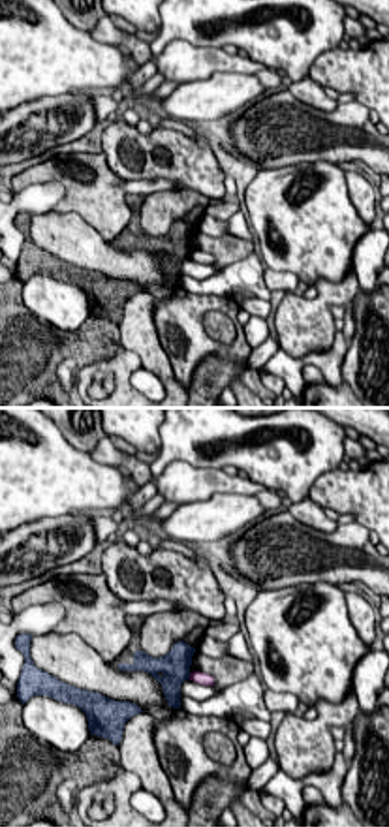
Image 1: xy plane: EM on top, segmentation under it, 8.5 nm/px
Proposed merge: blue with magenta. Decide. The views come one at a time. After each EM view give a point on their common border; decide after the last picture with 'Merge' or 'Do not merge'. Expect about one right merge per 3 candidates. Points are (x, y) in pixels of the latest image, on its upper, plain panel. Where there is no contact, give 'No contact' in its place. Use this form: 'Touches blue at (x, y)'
Touches blue at (188, 254)

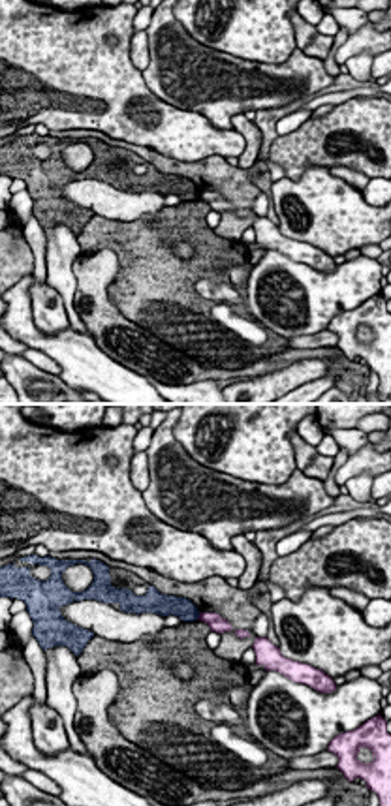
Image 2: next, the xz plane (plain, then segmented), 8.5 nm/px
Touches blue at (198, 196)

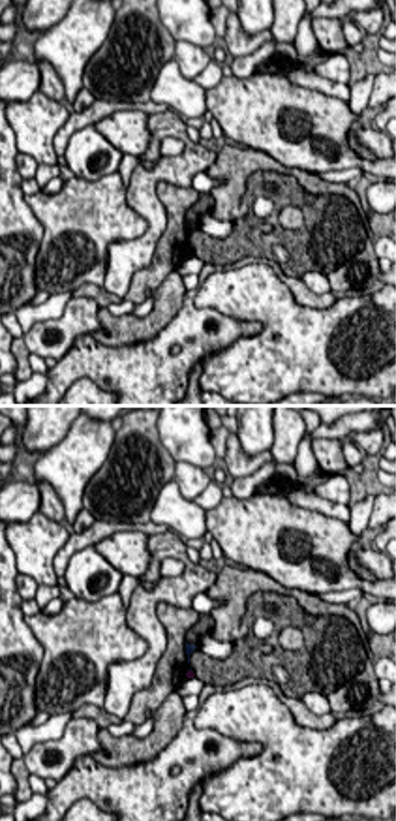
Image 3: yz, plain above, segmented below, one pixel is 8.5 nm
No contact

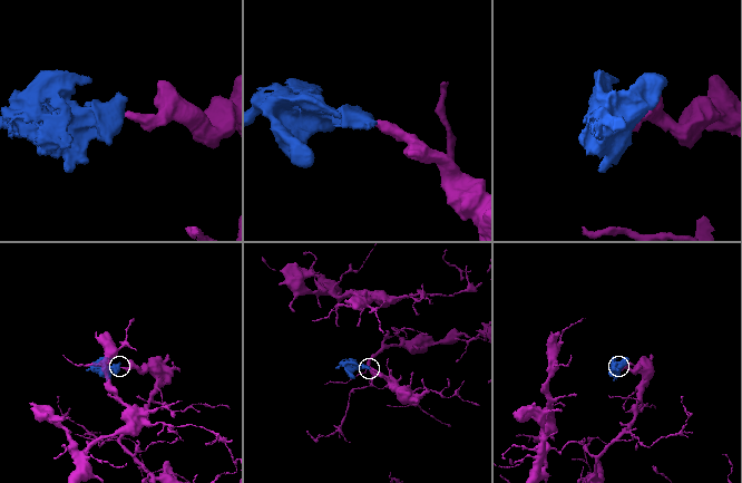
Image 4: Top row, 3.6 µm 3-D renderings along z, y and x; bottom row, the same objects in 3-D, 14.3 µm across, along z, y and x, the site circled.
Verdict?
Do not merge

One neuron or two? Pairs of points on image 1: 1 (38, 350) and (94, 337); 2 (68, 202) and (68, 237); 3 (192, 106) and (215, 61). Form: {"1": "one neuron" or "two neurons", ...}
{"1": "one neuron", "2": "two neurons", "3": "two neurons"}

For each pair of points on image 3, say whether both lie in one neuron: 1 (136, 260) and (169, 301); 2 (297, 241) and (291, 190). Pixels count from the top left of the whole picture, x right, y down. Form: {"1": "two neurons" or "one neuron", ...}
{"1": "two neurons", "2": "one neuron"}

